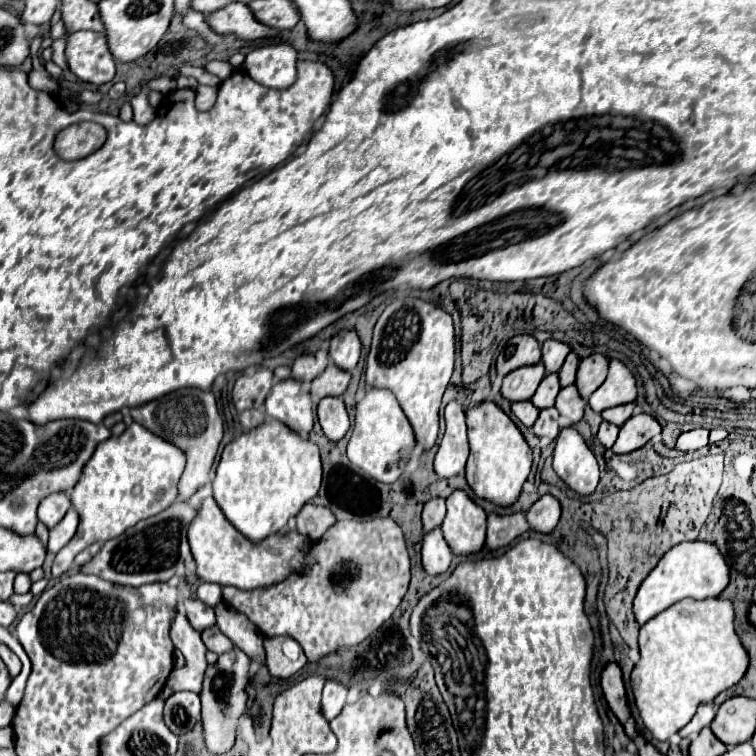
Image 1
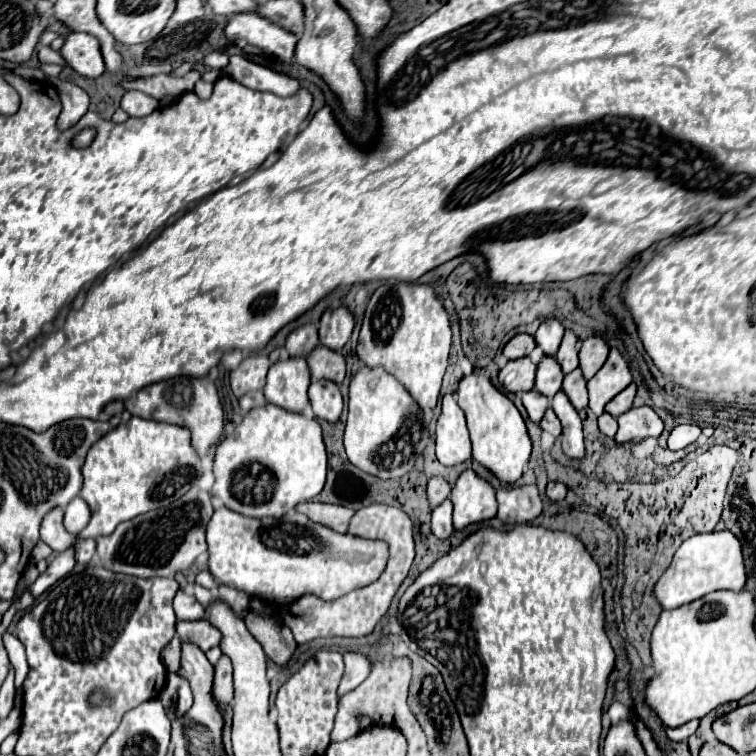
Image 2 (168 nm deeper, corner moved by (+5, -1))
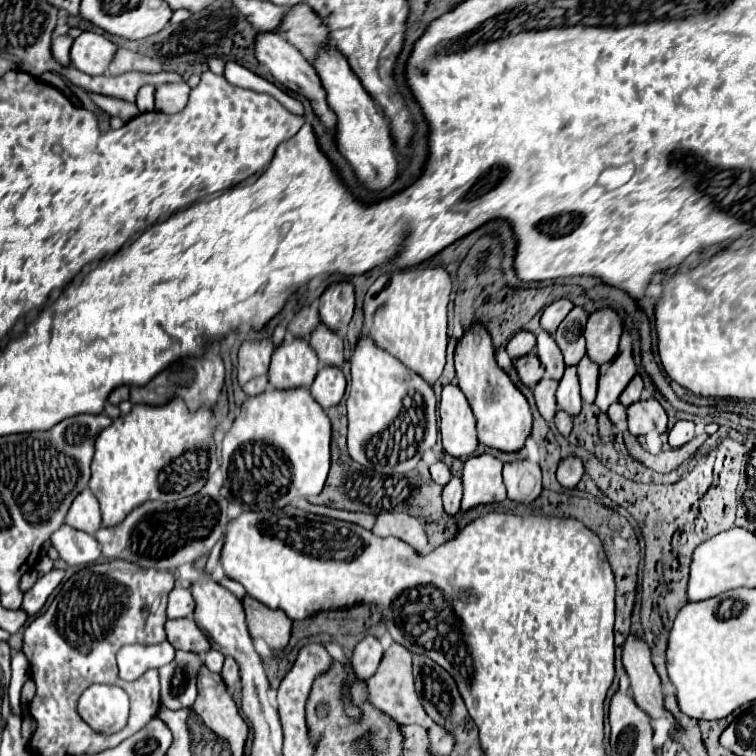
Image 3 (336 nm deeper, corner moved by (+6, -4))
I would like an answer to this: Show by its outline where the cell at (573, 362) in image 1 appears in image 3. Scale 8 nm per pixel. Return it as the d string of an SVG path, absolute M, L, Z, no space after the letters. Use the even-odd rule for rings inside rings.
M573 308L557 328L555 342L563 352L565 366L577 366L577 362L585 356L585 338L583 338L585 322L587 314L583 312L583 308Z

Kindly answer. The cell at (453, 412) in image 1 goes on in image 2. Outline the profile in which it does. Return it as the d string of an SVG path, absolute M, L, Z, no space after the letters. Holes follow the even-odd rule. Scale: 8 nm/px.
M444 395L444 399L442 399L442 413L440 413L438 425L436 425L436 457L442 465L458 465L472 457L466 417L464 417L464 411L460 409L460 405L456 403L456 395Z

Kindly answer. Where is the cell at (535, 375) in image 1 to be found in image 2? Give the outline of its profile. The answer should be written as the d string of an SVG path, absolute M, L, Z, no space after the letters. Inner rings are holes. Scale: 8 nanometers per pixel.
M520 357L520 359L508 361L498 375L500 383L512 393L532 391L534 377L536 377L536 363L530 357Z

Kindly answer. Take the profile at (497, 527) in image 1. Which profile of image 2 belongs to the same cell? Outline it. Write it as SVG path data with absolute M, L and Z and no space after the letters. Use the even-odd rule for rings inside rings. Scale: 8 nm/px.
M536 483L512 485L498 491L498 517L506 523L530 523L542 511L542 499Z

